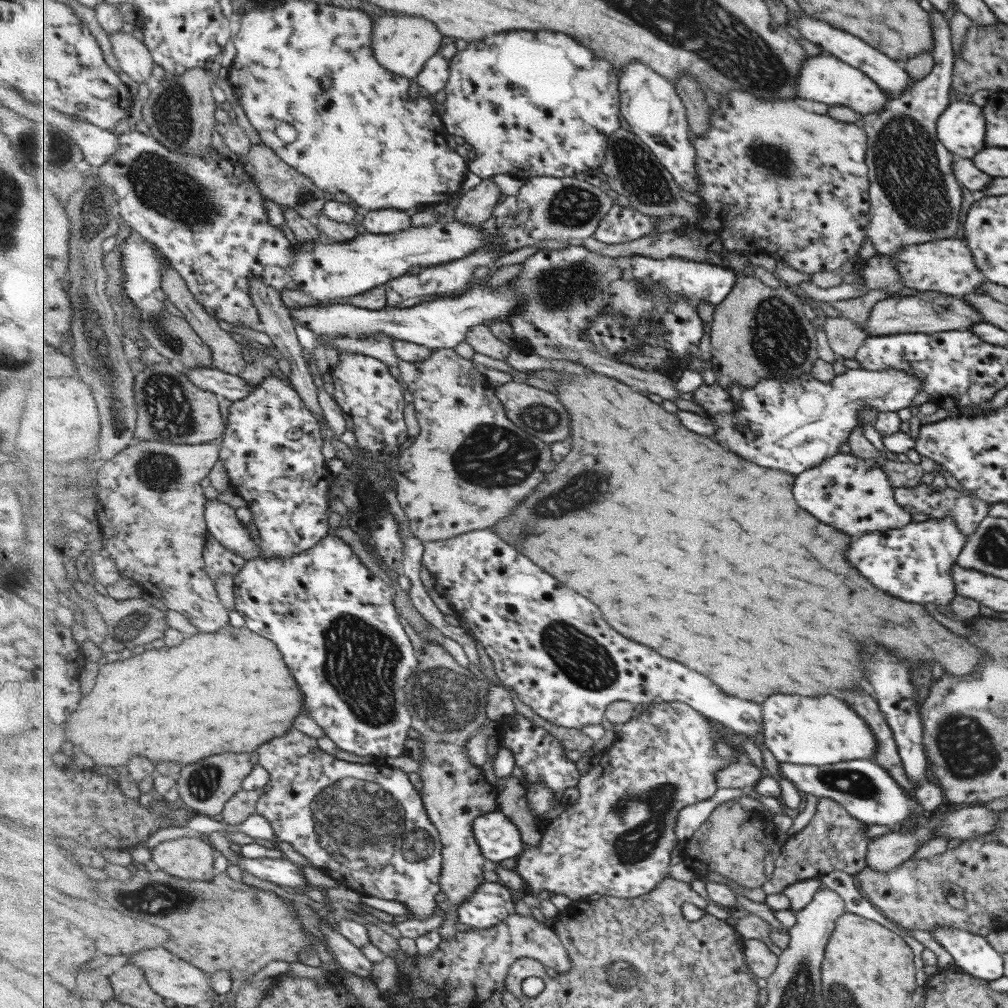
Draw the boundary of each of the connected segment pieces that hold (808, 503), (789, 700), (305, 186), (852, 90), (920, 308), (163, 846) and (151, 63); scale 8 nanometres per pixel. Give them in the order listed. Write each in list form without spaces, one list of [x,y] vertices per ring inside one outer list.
[[[839,452],[831,456],[818,467],[797,475],[798,502],[802,508],[806,508],[806,512],[818,516],[818,520],[845,532],[851,538],[868,532],[906,527],[912,523],[912,516],[895,501],[895,487],[877,461],[874,458],[858,458],[852,453]]]
[[[778,694],[764,704],[764,742],[780,763],[826,766],[847,760],[872,759],[876,739],[860,714],[838,698]]]
[[[265,143],[253,145],[253,149],[242,156],[241,162],[248,172],[253,174],[265,196],[273,198],[279,205],[295,208],[304,218],[316,221],[331,199],[331,195],[322,190],[313,179],[287,164],[273,148]]]
[[[824,54],[812,56],[802,64],[802,76],[798,83],[800,102],[810,104],[819,102],[830,106],[846,106],[861,116],[872,112],[882,112],[890,99],[885,96],[879,86],[860,69],[837,60],[834,56]]]
[[[918,292],[915,295],[904,296],[904,297],[890,297],[880,302],[876,302],[870,310],[870,315],[865,320],[864,324],[860,324],[860,327],[863,327],[863,330],[867,330],[869,336],[882,336],[886,334],[894,333],[934,333],[934,332],[944,332],[949,331],[950,329],[968,329],[969,326],[974,323],[979,323],[984,321],[981,318],[980,313],[974,311],[966,303],[963,297],[956,297],[952,295],[947,295],[941,292]]]
[[[207,836],[181,837],[164,841],[153,849],[153,860],[160,869],[184,880],[211,881],[216,877],[217,850]]]
[[[118,32],[110,35],[112,48],[122,66],[123,73],[133,80],[149,84],[153,81],[152,72],[156,68],[156,60],[149,50],[147,42],[138,40],[133,34]]]

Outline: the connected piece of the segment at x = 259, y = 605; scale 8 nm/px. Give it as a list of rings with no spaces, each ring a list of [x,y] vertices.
[[[331,534],[318,547],[302,553],[294,558],[284,559],[266,559],[258,558],[249,561],[242,573],[239,573],[235,578],[234,593],[236,596],[236,608],[246,620],[246,625],[262,636],[269,637],[280,646],[280,651],[284,653],[286,662],[292,670],[293,675],[301,686],[305,698],[305,714],[318,722],[320,726],[326,729],[327,736],[332,739],[338,748],[353,752],[360,756],[371,756],[373,758],[379,755],[386,757],[393,756],[394,758],[400,755],[408,754],[406,750],[406,742],[410,738],[410,730],[412,730],[412,721],[414,716],[410,706],[409,692],[406,692],[408,682],[413,678],[414,673],[420,666],[419,654],[404,628],[404,624],[400,622],[398,615],[399,608],[396,602],[396,593],[382,578],[374,576],[372,570],[360,560],[360,556],[354,552],[354,548],[344,542],[340,536]]]

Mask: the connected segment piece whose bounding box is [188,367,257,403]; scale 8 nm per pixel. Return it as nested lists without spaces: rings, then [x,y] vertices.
[[[198,367],[189,370],[188,373],[200,388],[215,392],[234,403],[248,398],[257,387],[244,380],[240,375],[230,374],[216,368]]]

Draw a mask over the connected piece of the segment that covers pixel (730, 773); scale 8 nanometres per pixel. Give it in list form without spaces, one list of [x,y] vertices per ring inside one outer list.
[[[748,759],[740,763],[734,763],[729,767],[723,768],[717,772],[718,785],[721,788],[755,788],[760,784],[765,776],[762,771],[764,768],[758,768]]]

